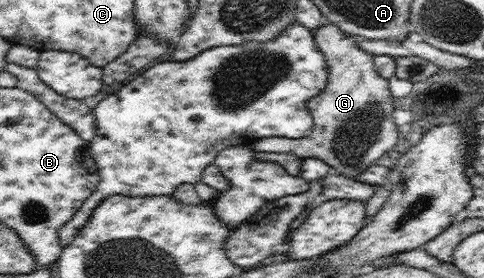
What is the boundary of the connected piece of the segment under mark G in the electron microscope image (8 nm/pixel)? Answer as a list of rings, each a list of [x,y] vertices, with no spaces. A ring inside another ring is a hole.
[[[336,24],[323,25],[313,34],[327,63],[328,80],[325,88],[308,103],[314,120],[310,134],[303,138],[268,136],[250,146],[257,151],[316,158],[329,164],[335,174],[356,179],[400,142],[399,127],[392,118],[395,108],[389,81],[375,70],[375,55],[361,49],[357,38],[343,33]]]

